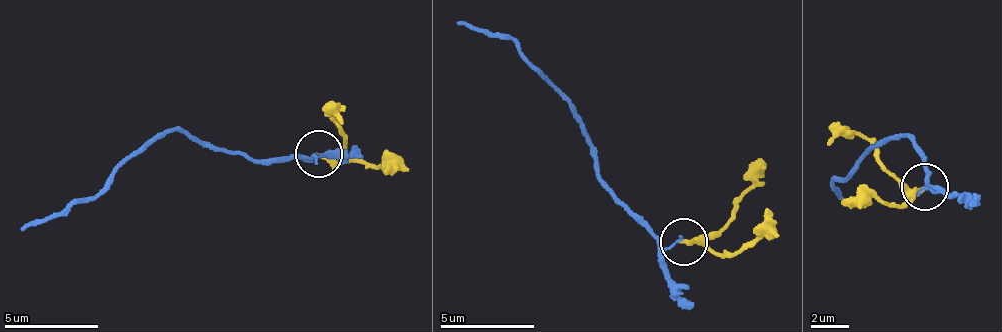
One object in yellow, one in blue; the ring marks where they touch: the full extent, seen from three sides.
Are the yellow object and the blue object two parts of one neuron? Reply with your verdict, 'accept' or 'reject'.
reject

